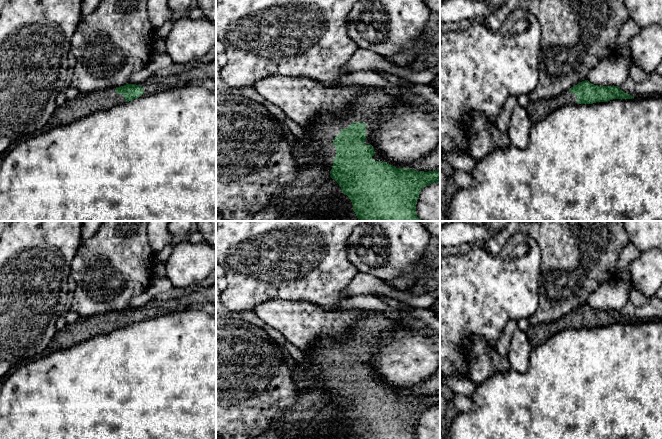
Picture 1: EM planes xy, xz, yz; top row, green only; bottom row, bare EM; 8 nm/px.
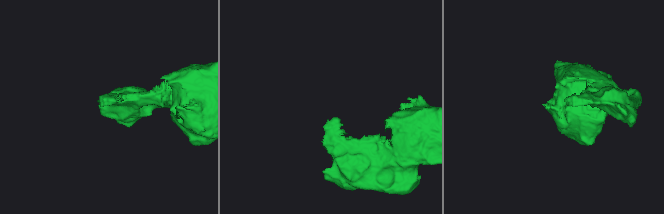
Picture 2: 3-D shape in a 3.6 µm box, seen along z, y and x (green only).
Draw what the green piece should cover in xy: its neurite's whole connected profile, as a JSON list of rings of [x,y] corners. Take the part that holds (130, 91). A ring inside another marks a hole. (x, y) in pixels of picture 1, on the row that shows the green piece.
[[[126,84],[121,87],[80,94],[56,108],[54,114],[41,132],[54,127],[73,123],[92,113],[111,108],[114,105],[132,101],[144,93],[142,86]]]

